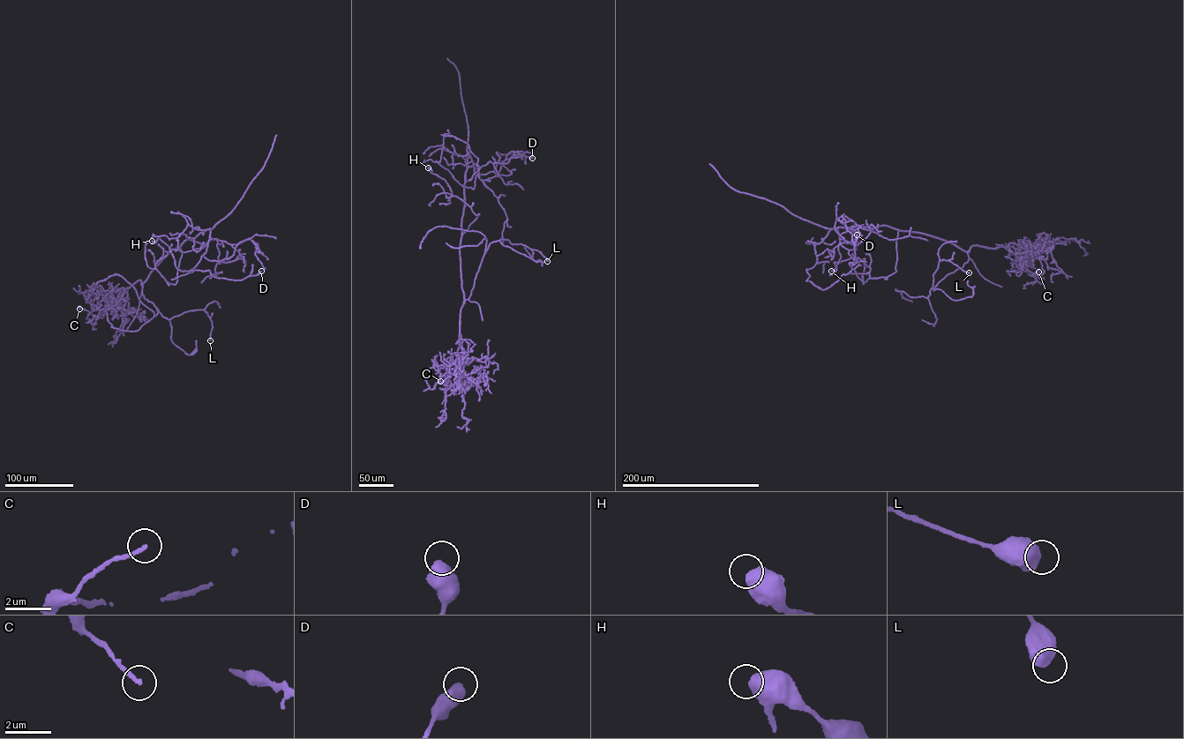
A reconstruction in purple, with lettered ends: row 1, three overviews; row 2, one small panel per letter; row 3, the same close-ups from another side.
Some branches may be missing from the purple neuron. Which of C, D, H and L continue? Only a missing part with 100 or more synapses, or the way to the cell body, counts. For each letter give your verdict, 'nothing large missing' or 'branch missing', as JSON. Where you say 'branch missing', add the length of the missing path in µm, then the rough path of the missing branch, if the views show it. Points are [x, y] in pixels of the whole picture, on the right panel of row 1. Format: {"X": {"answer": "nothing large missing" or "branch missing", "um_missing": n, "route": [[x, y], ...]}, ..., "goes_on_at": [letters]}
{"C": {"answer": "nothing large missing"}, "D": {"answer": "nothing large missing"}, "H": {"answer": "nothing large missing"}, "L": {"answer": "nothing large missing"}, "goes_on_at": []}

